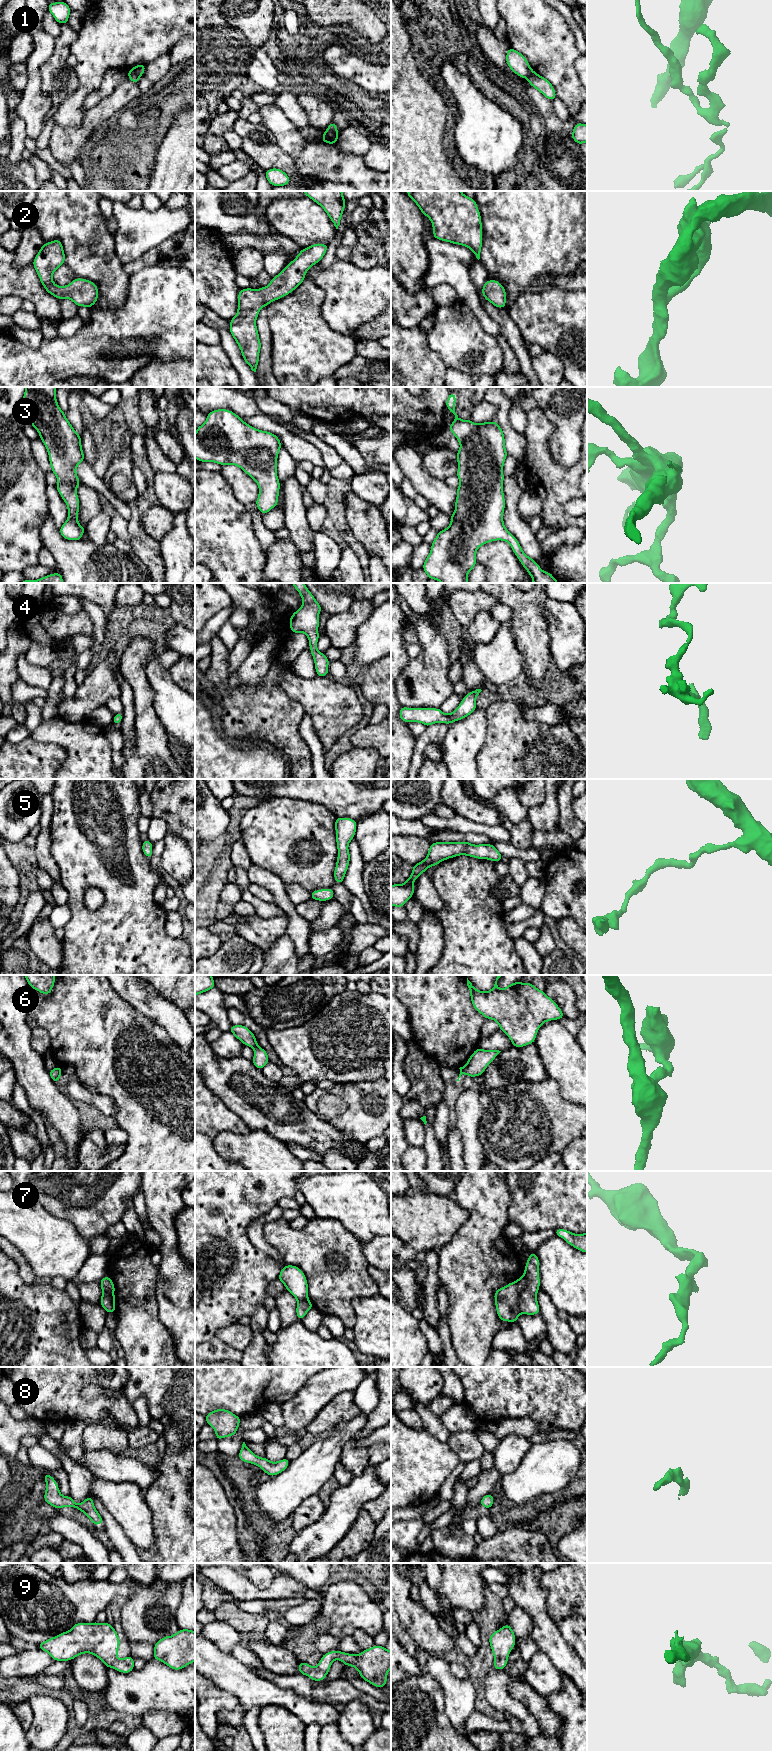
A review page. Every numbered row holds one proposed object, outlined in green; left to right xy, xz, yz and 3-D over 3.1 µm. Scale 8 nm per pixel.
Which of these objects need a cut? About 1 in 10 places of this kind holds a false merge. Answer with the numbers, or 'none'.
1, 6, 7

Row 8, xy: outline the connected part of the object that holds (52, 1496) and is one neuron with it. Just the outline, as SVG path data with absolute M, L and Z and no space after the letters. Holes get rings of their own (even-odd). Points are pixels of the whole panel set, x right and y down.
M44 1473L44 1479L46 1482L44 1501L46 1503L58 1510L62 1507L74 1507L83 1512L91 1520L94 1526L104 1524L102 1517L94 1506L91 1495L82 1503L76 1504L70 1495L64 1497L60 1493L57 1482L51 1475Z

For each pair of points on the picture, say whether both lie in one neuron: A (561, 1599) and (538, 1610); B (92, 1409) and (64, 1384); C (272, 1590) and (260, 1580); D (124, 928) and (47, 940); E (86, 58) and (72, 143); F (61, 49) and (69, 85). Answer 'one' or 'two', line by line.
A: two
B: one
C: two
D: two
E: two
F: one

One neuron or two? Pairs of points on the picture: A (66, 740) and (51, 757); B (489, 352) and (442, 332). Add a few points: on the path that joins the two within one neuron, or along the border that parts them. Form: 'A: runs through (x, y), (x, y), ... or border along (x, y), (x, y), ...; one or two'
A: border along (37, 741), (64, 750), (59, 768); two
B: runs through (477, 349), (468, 348), (457, 338), (454, 338); one

